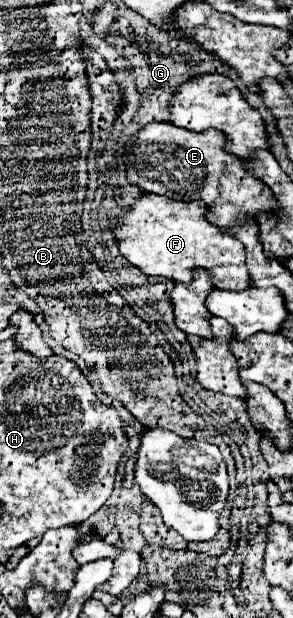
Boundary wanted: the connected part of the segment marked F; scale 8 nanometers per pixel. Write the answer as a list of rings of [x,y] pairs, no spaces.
[[[143,194],[129,212],[115,222],[115,238],[121,254],[141,272],[163,276],[175,282],[193,282],[195,268],[207,268],[213,274],[213,284],[223,290],[247,290],[251,278],[245,268],[245,246],[223,234],[207,220],[207,206],[201,202],[183,202],[167,196]]]

